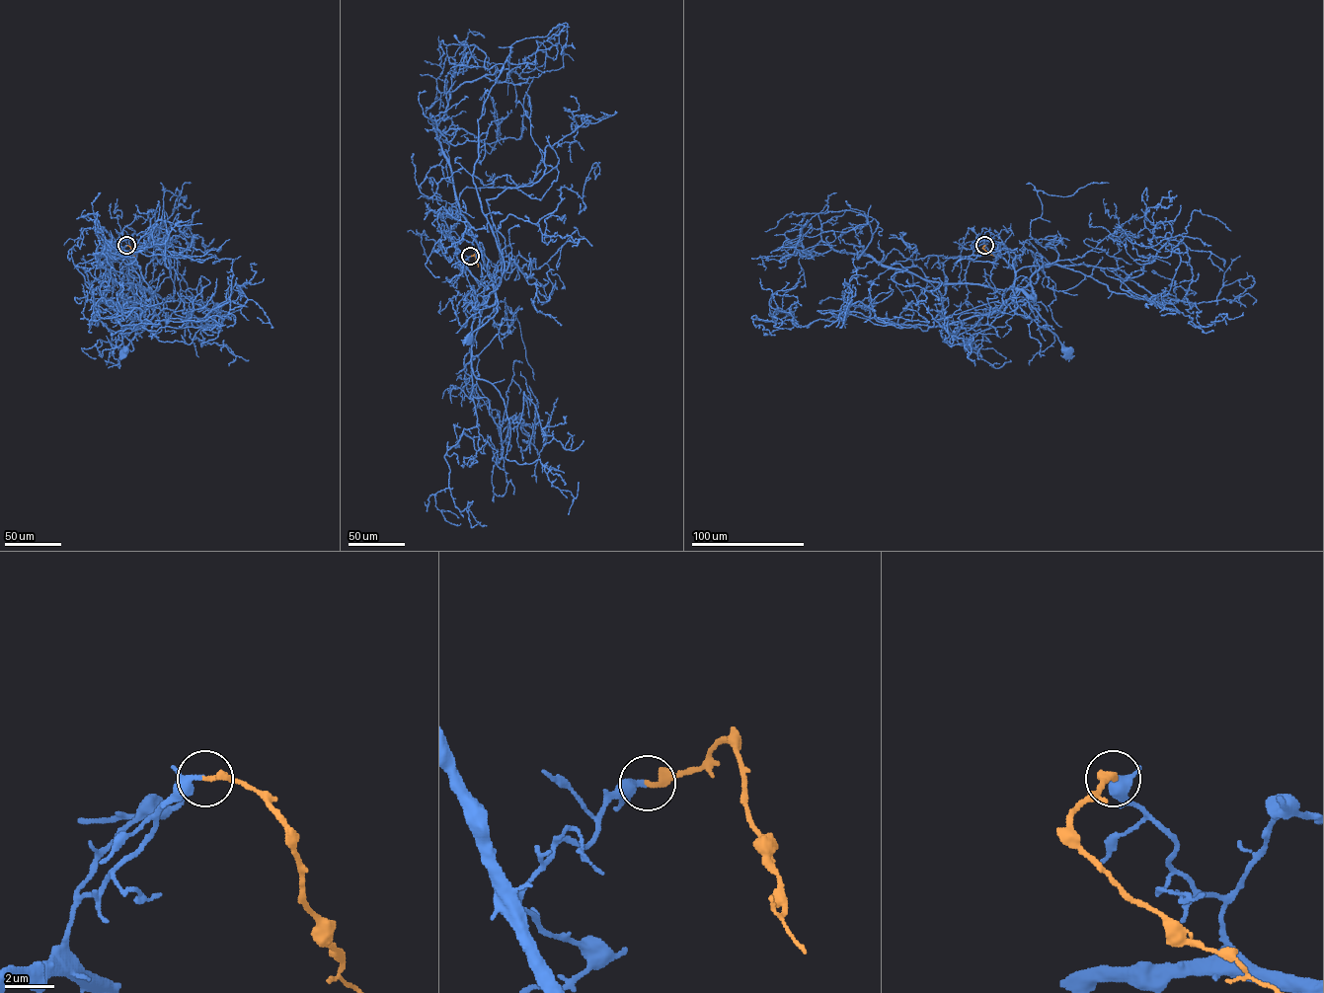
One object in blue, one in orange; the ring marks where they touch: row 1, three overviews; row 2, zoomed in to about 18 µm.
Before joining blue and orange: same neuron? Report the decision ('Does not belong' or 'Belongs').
Belongs

